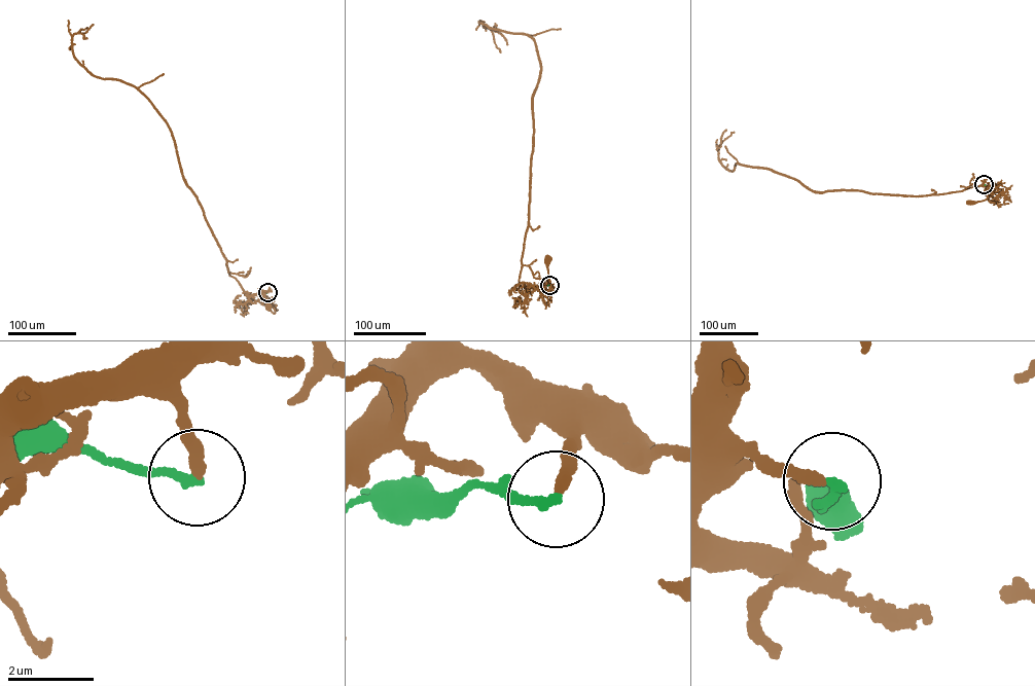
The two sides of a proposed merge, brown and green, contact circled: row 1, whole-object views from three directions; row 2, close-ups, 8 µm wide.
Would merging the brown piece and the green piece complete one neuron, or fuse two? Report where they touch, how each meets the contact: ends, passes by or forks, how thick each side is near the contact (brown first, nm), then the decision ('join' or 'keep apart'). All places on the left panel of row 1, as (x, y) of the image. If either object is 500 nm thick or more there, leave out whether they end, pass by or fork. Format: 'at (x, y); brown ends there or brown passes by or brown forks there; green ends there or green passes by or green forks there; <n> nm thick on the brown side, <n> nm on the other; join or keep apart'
at (268, 292); brown ends there; green ends there; 280 nm thick on the brown side, 200 nm on the other; keep apart

